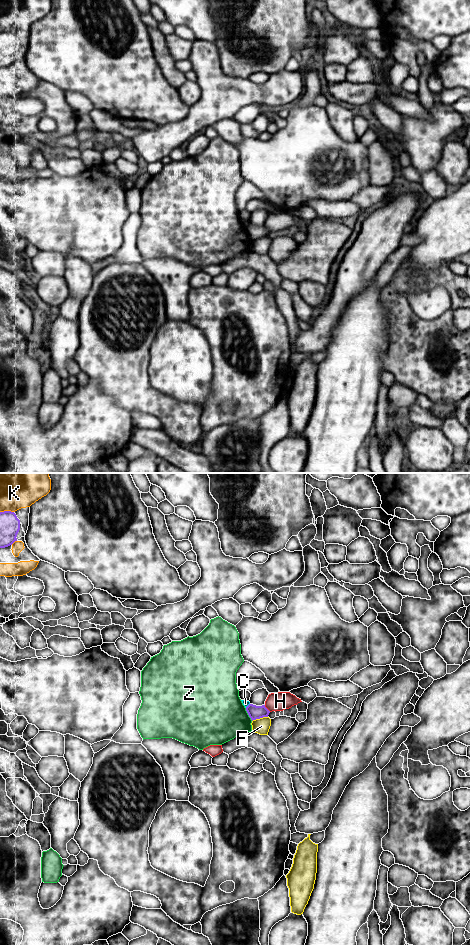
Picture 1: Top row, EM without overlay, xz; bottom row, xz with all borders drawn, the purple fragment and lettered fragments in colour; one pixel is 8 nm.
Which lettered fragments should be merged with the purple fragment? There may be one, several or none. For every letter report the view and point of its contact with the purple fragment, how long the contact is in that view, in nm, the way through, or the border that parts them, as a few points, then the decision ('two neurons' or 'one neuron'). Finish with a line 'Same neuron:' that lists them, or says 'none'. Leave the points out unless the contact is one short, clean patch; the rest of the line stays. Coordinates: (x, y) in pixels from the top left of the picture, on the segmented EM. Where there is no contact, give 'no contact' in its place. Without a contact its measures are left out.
C: meets purple in xz at (248, 705); contact 50 nm long; border along xz (249, 703), (245, 707); two neurons
F: meets purple in xz at (259, 718); contact 130 nm long; border along xz (267, 716), (256, 718), (252, 721); two neurons
H: meets purple in xz at (266, 708); contact 80 nm long; two neurons
K: meets purple in xz at (13, 542); contact 60 nm long; two neurons
Z: meets purple in xz at (248, 714); contact 120 nm long; two neurons
Same neuron: none

